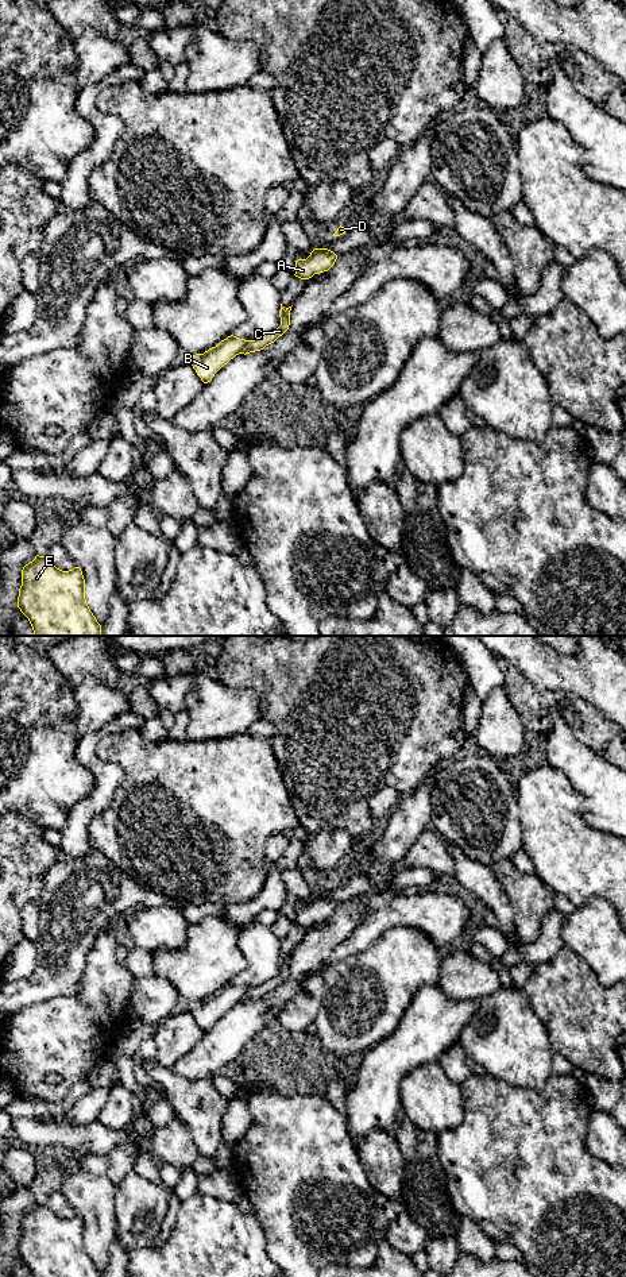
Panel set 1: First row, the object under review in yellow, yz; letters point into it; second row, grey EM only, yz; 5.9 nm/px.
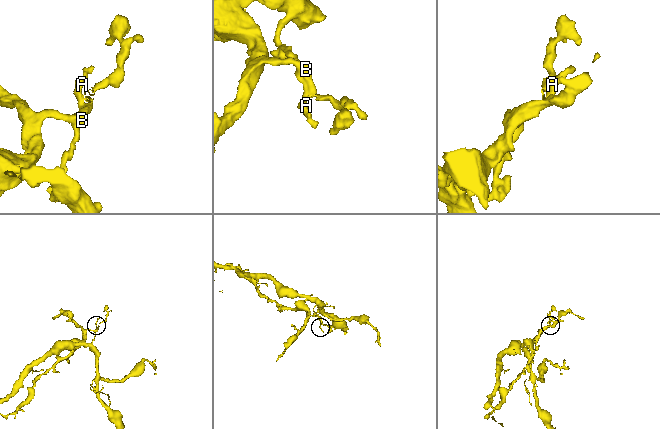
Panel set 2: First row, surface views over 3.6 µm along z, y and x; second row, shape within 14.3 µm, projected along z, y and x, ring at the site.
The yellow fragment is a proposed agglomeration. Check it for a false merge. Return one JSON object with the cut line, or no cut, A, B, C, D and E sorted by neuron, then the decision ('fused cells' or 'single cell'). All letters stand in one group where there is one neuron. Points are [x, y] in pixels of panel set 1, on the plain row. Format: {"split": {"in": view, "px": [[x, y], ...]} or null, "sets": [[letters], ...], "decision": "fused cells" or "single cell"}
{"split": {"in": "yz", "px": [[252, 988], [240, 1000]]}, "sets": [["A", "C", "D", "E"], ["B"]], "decision": "fused cells"}

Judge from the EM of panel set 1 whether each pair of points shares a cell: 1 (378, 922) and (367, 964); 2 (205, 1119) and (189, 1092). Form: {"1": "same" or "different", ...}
{"1": "different", "2": "same"}

